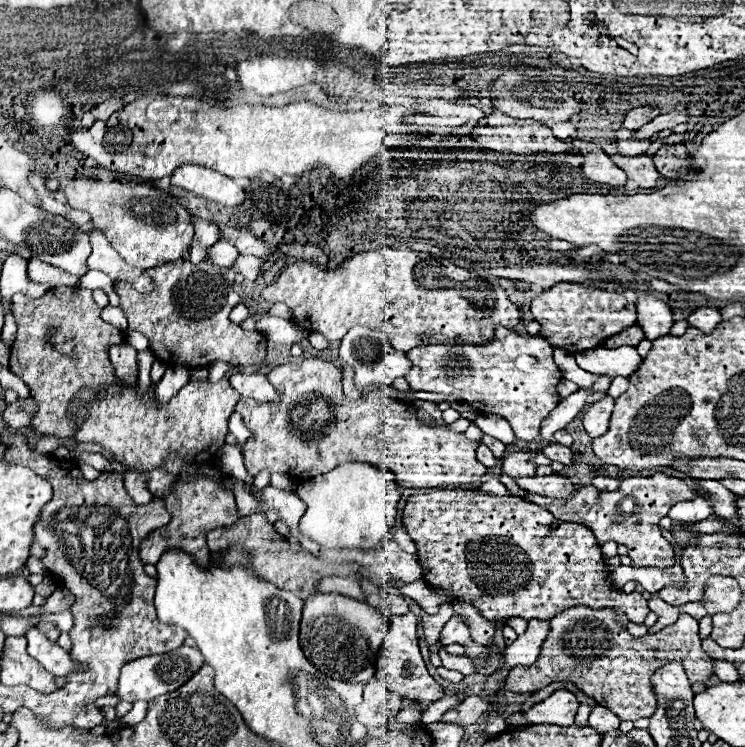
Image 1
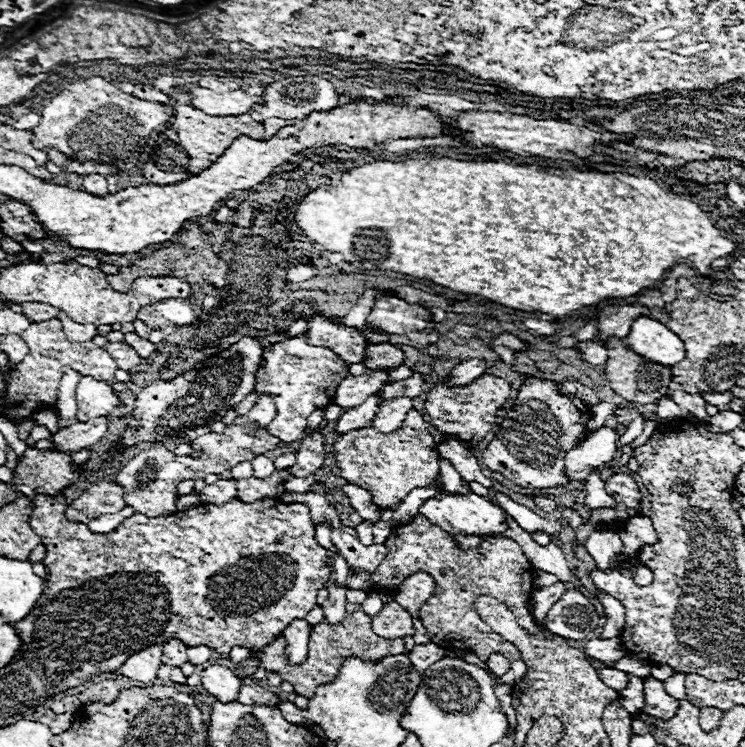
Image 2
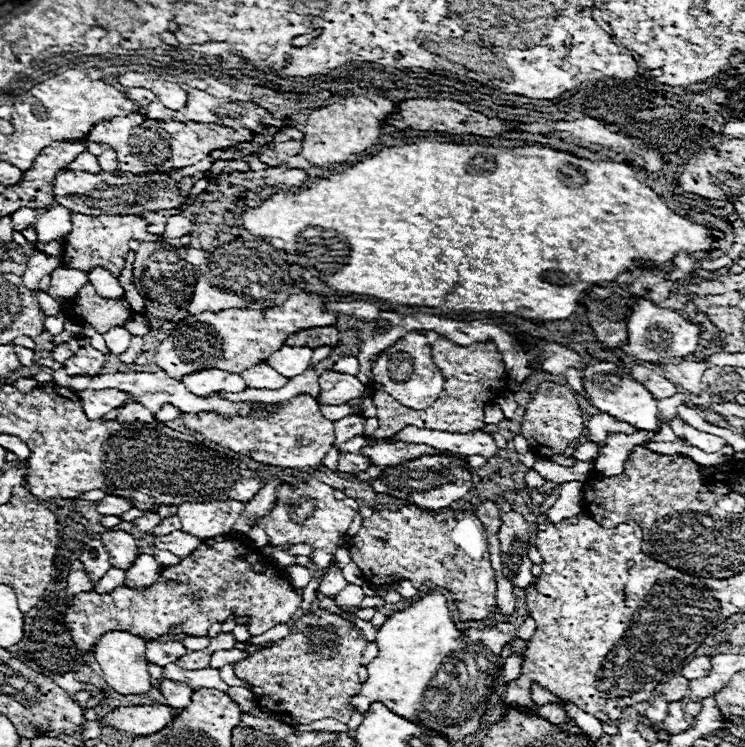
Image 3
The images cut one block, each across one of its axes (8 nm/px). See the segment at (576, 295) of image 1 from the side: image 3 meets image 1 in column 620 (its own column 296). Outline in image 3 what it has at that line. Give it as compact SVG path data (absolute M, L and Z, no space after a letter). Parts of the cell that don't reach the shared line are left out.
M294 294L282 306L264 308L264 310L238 310L230 308L220 314L202 312L198 316L188 316L182 322L182 328L174 328L160 342L154 362L170 374L170 378L182 378L190 372L204 368L220 368L234 374L240 374L254 364L266 360L276 352L290 334L316 326L336 326L336 314L322 310L324 298L316 294Z

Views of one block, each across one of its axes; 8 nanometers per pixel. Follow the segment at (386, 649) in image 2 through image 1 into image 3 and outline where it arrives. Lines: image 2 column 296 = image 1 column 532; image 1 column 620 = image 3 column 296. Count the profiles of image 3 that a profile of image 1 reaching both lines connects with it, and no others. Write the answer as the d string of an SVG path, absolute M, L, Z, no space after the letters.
M324 610L308 612L296 622L286 640L272 648L252 654L250 658L236 662L234 672L240 680L248 682L256 696L258 706L274 714L290 714L300 724L310 720L336 718L348 724L354 706L350 698L362 688L358 680L358 668L362 666L362 652L366 638L348 620Z

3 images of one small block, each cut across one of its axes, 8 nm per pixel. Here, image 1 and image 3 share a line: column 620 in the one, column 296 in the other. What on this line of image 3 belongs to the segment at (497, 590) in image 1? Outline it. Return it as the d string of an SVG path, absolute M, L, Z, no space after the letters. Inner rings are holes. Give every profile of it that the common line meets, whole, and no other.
M214 536L202 544L180 564L162 570L160 578L144 590L120 586L110 594L80 592L64 610L66 628L74 634L76 646L86 652L106 632L130 632L142 638L158 638L164 634L206 636L214 622L228 620L230 614L246 616L250 636L260 636L270 628L288 622L300 608L302 596L290 588L286 572L274 562L268 562L264 574L256 574L246 566L246 552L256 550L248 540L228 536ZM278 570L278 574L276 574Z

